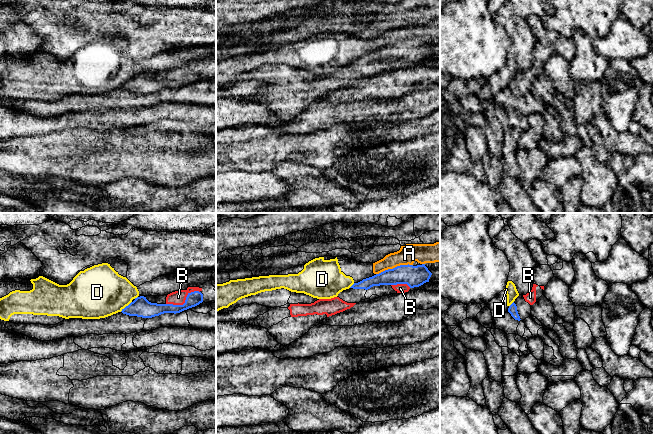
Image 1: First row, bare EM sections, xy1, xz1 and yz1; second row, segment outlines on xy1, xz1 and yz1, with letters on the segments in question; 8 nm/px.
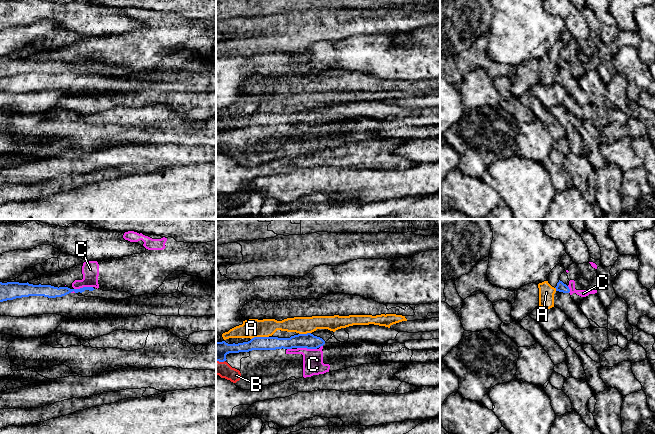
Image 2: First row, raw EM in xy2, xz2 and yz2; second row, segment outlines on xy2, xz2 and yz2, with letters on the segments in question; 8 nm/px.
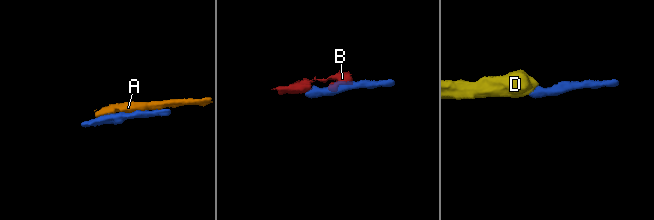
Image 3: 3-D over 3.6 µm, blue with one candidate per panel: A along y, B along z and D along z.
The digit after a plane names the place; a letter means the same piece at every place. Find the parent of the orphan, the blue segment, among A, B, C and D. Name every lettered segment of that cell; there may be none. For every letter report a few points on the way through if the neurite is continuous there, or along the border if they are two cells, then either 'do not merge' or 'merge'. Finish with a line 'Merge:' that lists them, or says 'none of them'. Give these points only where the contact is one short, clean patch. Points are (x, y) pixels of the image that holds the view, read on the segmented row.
A: do not merge
B: border xy1 (199, 291), (191, 291), (182, 304), (166, 304); do not merge
C: border xy2 (92, 286), (75, 288), (70, 292); do not merge
D: border xy1 (131, 301), (120, 311); do not merge
Merge: none of them

